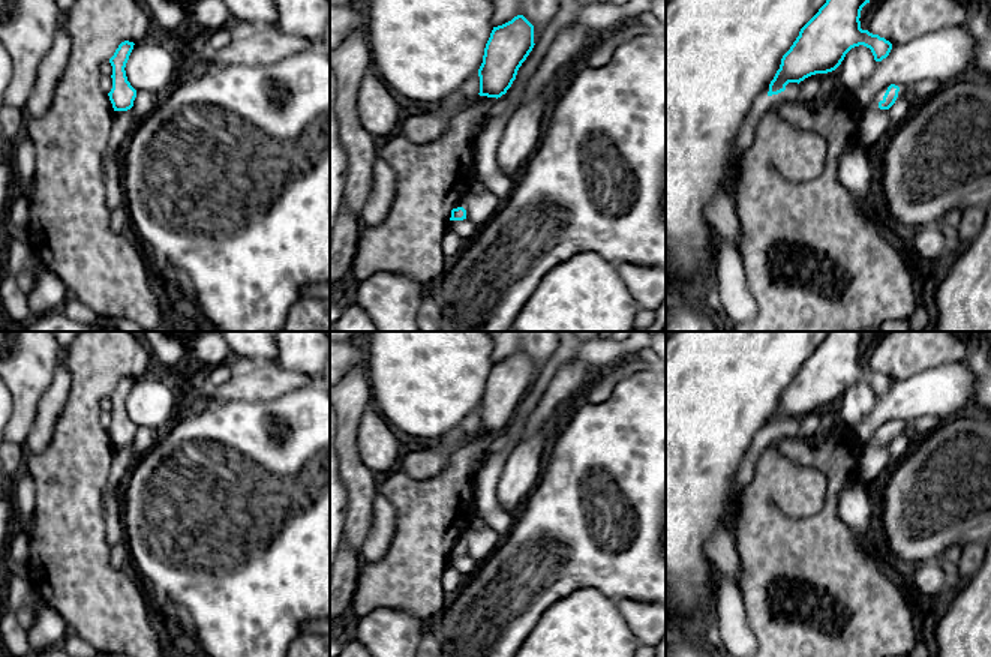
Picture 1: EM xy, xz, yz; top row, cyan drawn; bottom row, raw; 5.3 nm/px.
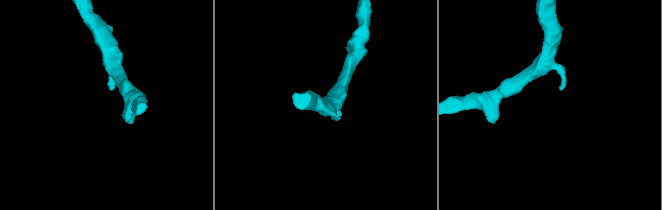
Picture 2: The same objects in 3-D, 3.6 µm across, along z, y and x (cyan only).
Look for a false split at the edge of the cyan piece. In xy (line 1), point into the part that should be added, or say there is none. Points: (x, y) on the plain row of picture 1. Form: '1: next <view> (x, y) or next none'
1: next none

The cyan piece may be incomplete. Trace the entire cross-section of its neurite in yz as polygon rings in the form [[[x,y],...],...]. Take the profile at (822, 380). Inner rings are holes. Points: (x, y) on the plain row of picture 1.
[[[829,332],[783,392],[768,432],[784,428],[789,418],[799,420],[811,411],[835,406],[846,390],[859,381],[870,384],[876,398],[886,394],[892,380],[861,364],[861,346],[870,334],[870,332]]]

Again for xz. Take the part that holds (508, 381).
[[[523,351],[493,363],[478,405],[478,430],[496,435],[505,430],[534,381],[534,362]]]

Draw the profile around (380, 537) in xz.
[[[382,495],[373,501],[370,530],[361,544],[361,562],[373,562],[384,556],[393,543],[397,514],[394,506]]]

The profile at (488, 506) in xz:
[[[531,412],[516,414],[508,429],[508,444],[493,453],[475,474],[475,514],[483,518],[501,537],[507,536],[516,522],[516,513],[507,512],[496,495],[498,483],[508,454],[520,442]]]

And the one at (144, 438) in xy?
[[[138,426],[133,436],[132,465],[135,465],[157,441],[157,434],[148,428]]]

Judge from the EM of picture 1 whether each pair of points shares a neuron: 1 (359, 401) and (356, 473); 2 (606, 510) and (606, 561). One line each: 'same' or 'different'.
1: same
2: same

